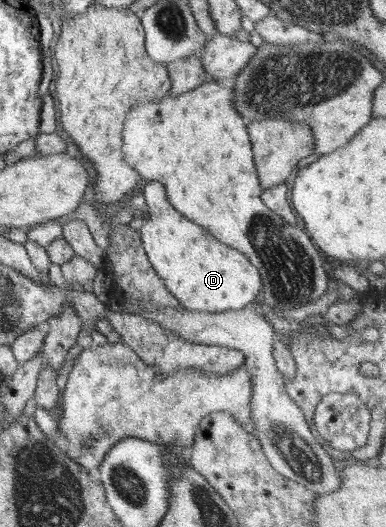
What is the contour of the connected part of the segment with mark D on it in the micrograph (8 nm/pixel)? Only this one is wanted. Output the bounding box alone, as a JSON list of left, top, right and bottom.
[140,182,263,313]

